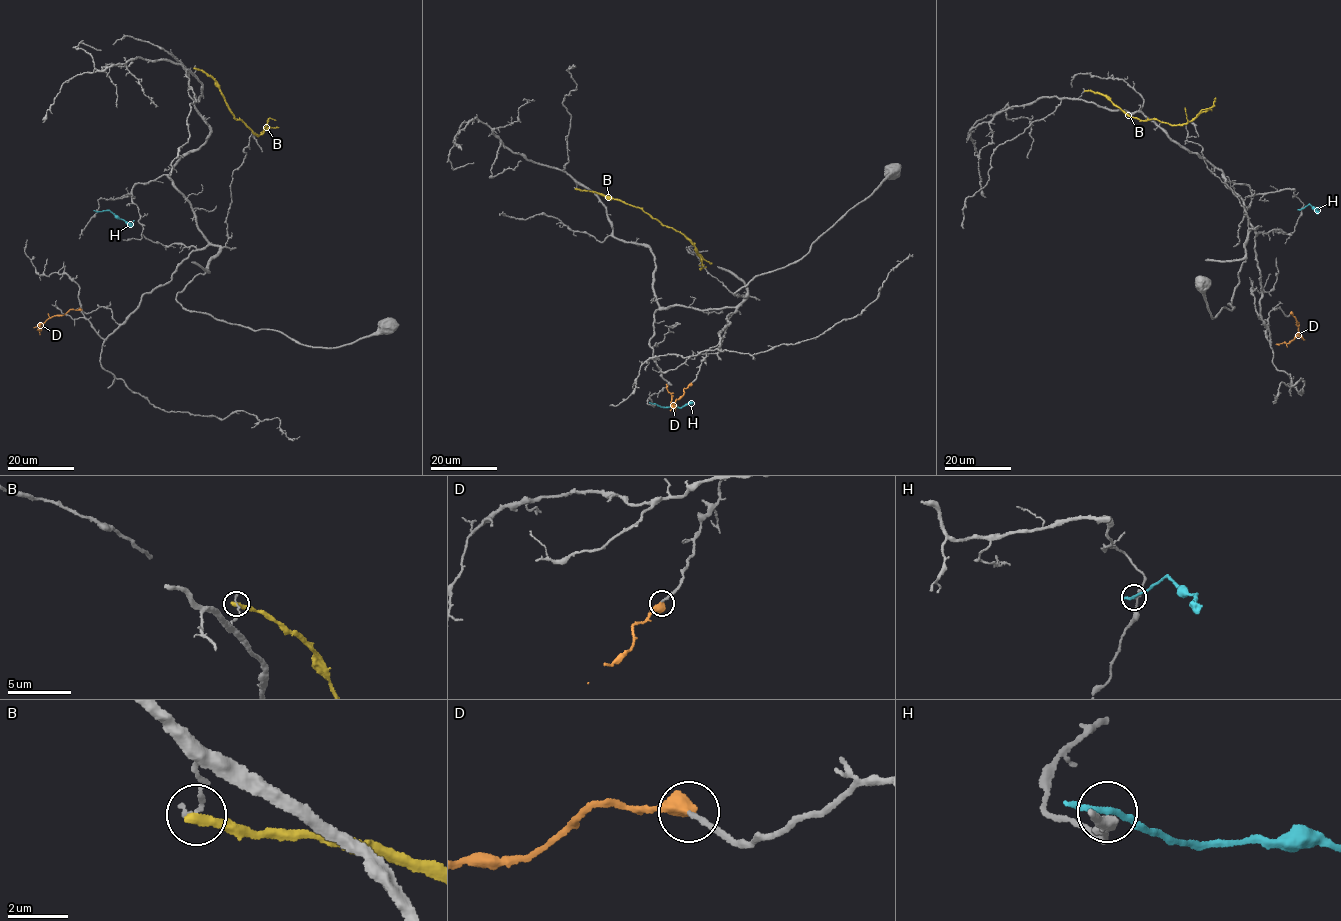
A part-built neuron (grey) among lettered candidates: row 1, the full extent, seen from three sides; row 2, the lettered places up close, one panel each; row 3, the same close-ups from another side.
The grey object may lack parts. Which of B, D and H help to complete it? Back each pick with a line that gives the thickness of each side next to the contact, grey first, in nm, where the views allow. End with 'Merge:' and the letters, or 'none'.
D: Thickness 190 nm (grey) against 600 nm
Merge: D

